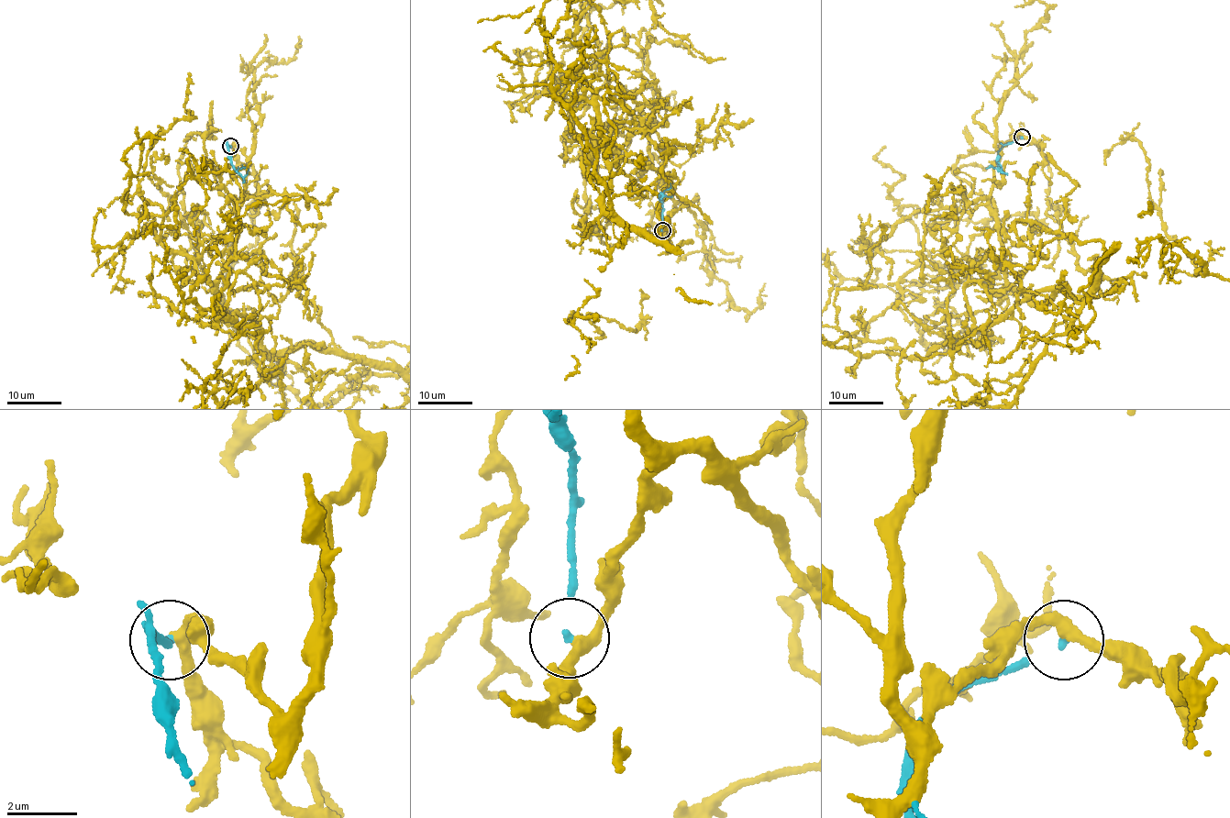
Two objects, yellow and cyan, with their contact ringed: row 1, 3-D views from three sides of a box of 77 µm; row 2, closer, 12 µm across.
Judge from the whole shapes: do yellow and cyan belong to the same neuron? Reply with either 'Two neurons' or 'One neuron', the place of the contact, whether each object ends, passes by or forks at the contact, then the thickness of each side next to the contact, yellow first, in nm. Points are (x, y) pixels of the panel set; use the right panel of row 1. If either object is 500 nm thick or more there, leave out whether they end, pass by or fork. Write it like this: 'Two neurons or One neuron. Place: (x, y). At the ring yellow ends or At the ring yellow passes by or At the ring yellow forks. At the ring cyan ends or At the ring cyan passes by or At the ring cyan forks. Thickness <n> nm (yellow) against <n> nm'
Two neurons. Place: (1022, 137). At the ring yellow passes by. At the ring cyan ends. Thickness 320 nm (yellow) against 130 nm

